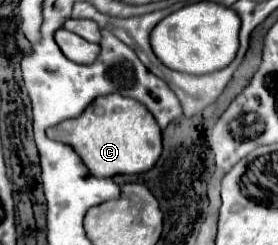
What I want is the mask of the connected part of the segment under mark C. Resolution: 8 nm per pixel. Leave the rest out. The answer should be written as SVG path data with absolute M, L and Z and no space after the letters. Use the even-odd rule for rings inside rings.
M120 94L96 98L78 118L48 128L46 136L74 148L84 166L98 178L146 172L156 164L162 152L162 132L154 116L140 102Z

